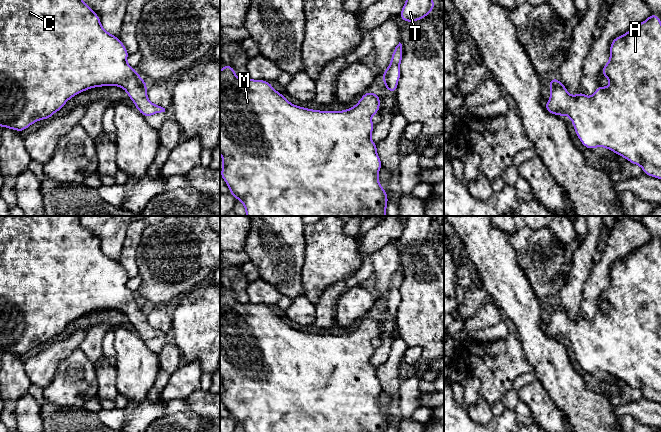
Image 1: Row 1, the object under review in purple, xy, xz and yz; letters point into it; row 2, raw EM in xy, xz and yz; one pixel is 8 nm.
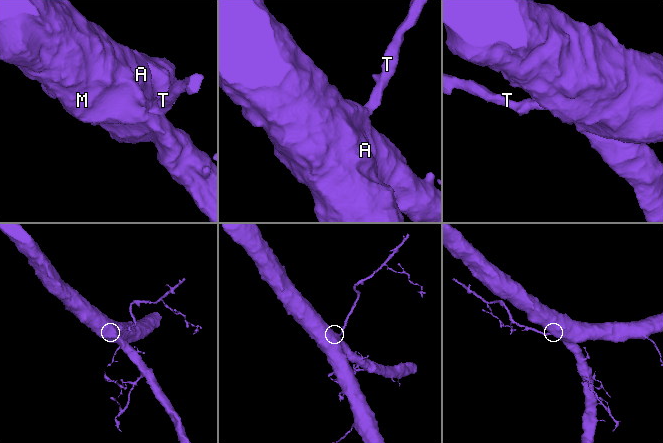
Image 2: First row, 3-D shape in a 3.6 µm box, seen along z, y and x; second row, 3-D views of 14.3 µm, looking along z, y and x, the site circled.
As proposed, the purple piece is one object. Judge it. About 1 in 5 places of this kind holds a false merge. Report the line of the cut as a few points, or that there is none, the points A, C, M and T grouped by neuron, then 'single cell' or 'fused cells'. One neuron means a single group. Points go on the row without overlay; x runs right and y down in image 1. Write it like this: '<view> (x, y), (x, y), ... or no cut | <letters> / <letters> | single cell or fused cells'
no cut | A C M T | single cell

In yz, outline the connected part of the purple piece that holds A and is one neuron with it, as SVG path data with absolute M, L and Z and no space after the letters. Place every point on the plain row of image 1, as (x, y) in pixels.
M651 237L649 242L640 248L634 250L624 259L618 260L612 264L610 269L610 284L601 293L602 299L606 301L611 309L606 312L604 310L597 310L594 319L588 321L583 318L580 314L576 320L571 320L564 308L557 302L549 303L550 307L550 323L545 326L545 333L548 337L557 340L567 339L570 341L574 350L575 356L581 367L586 373L594 373L596 371L604 371L612 376L619 378L621 381L627 383L629 386L642 391L645 399L661 403L661 244L660 242Z

